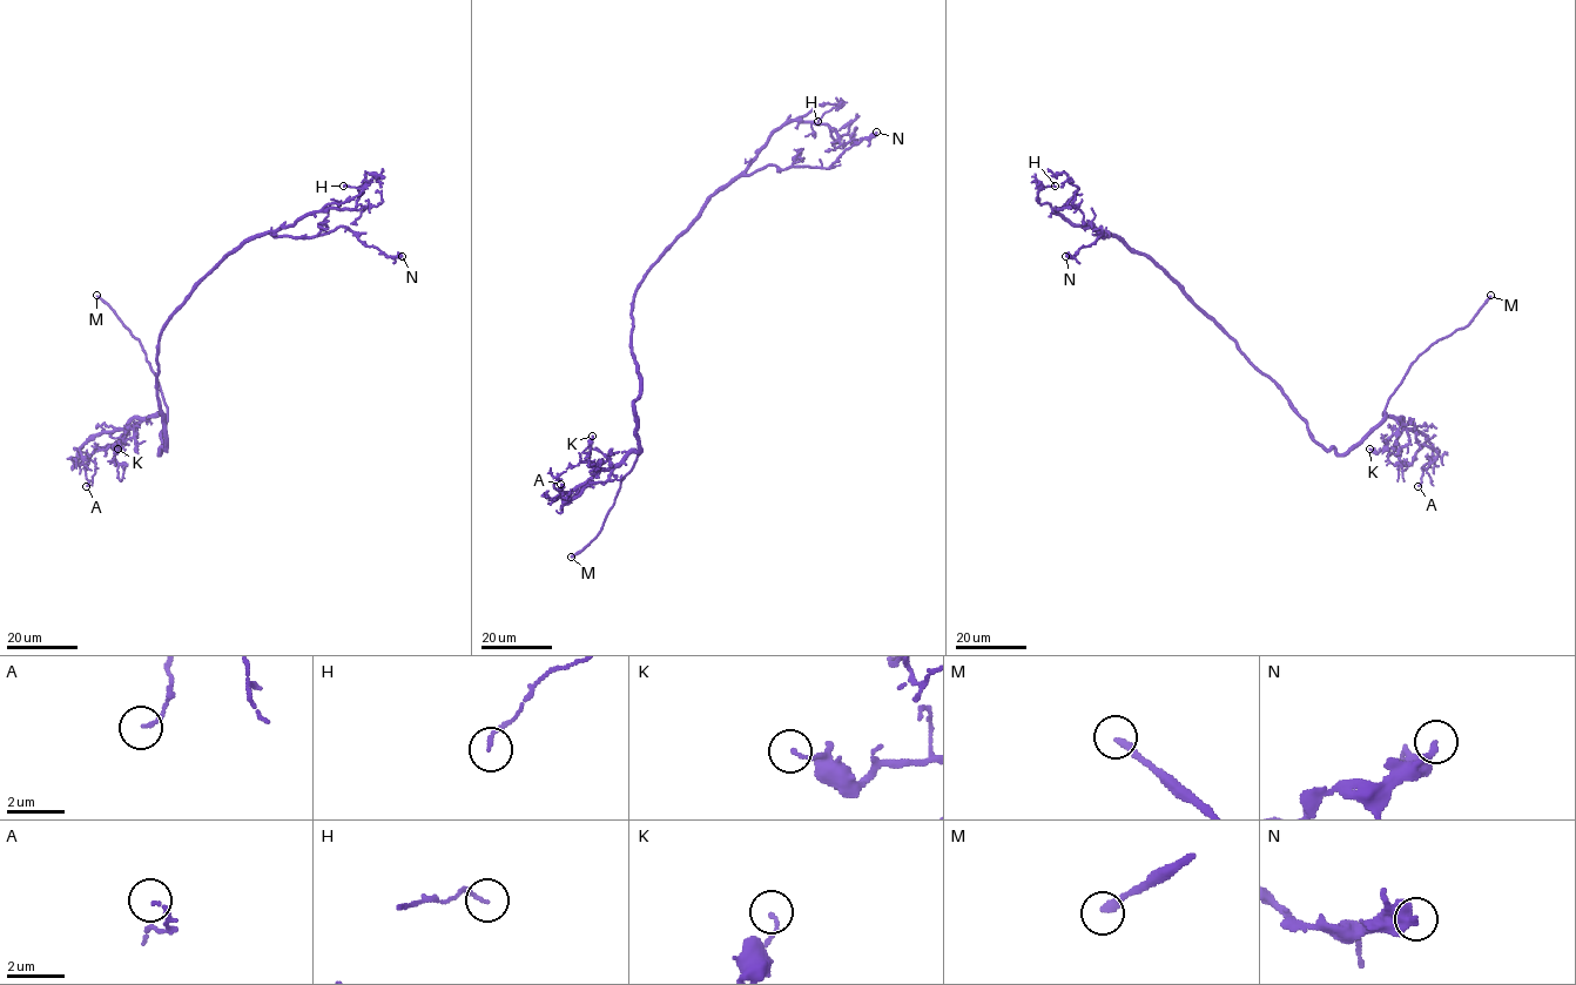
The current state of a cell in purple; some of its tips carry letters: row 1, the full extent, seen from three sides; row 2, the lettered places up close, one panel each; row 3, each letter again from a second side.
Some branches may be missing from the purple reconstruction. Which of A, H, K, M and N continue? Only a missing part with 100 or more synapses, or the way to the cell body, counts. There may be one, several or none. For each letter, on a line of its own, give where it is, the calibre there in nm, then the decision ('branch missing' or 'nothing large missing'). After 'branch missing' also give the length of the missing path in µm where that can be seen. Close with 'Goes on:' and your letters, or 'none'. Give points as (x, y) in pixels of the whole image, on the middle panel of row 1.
A: (560, 484) | 110 nm | nothing large missing
H: (817, 121) | 120 nm | nothing large missing
K: (592, 436) | 120 nm | nothing large missing
M: (571, 557) | 280 nm | branch missing | 30 µm
N: (876, 132) | 280 nm | nothing large missing
Goes on: M

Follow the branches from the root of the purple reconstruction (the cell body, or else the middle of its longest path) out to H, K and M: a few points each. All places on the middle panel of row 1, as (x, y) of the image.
H: (632, 305), (644, 275), (702, 206), (746, 169), (774, 132), (817, 105), (836, 105), (817, 121)
K: (632, 305), (631, 351), (640, 379), (640, 396), (634, 402), (638, 450), (601, 469), (588, 460), (592, 436)
M: (632, 305), (631, 351), (640, 379), (634, 415), (641, 452), (621, 480), (601, 531), (571, 557)

